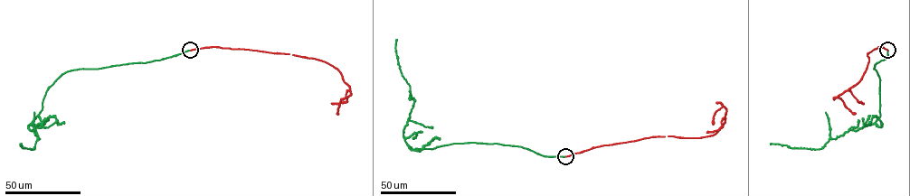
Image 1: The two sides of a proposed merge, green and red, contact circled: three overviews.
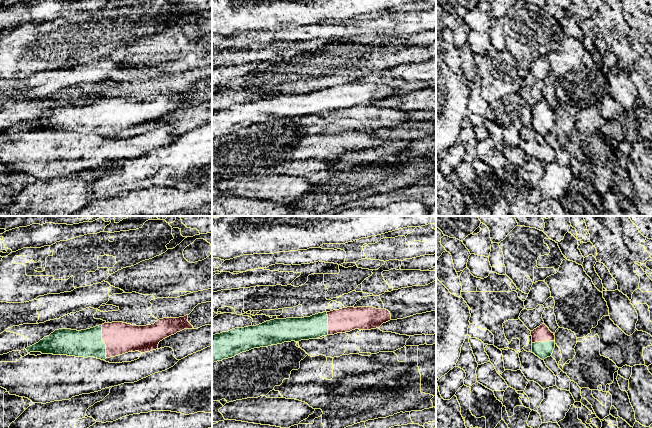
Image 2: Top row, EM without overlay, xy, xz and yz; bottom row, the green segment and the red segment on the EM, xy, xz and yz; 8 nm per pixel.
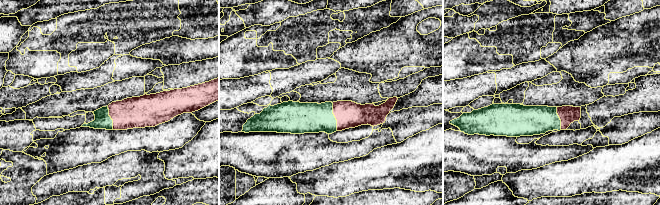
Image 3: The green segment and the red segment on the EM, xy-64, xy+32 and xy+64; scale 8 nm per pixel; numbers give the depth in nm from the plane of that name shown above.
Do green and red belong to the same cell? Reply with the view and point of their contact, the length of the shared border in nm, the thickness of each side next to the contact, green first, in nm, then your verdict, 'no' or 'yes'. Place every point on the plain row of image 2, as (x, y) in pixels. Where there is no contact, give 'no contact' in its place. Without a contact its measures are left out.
meets green in xy at (102, 117); contact 260 nm long; 220 nm thick on the green side, 260 nm on the other; yes

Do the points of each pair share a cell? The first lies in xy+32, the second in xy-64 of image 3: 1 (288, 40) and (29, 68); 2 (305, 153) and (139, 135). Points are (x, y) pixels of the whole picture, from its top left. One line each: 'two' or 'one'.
1: one
2: one

